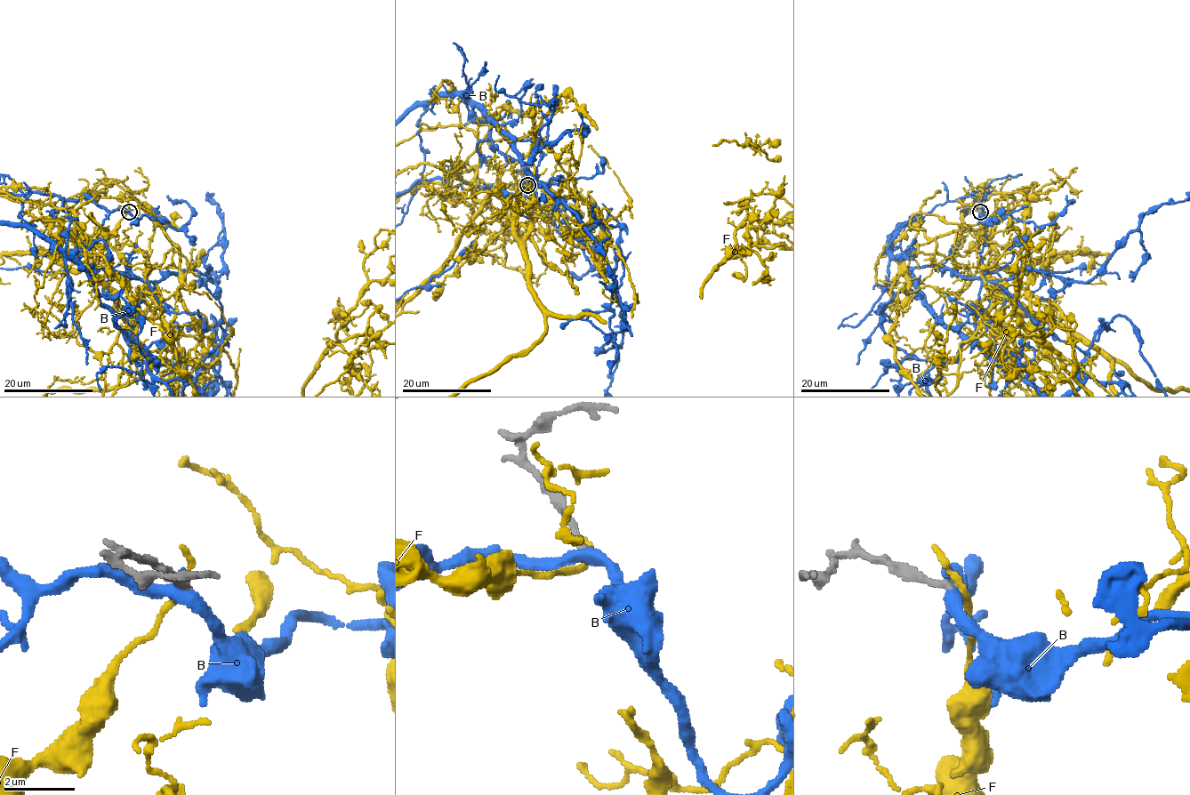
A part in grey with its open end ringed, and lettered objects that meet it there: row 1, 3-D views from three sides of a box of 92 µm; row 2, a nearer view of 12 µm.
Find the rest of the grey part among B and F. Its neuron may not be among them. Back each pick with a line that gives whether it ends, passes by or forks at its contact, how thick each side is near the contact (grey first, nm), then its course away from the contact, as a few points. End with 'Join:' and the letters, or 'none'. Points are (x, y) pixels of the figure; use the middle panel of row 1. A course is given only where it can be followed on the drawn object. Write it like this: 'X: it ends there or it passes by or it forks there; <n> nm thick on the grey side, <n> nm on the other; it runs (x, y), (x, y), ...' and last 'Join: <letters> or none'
Join: none

